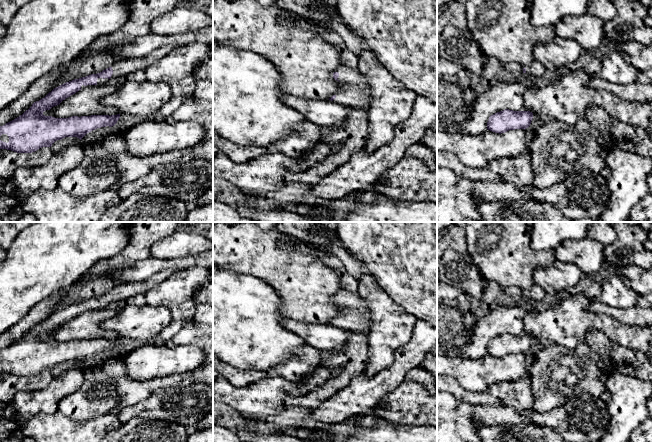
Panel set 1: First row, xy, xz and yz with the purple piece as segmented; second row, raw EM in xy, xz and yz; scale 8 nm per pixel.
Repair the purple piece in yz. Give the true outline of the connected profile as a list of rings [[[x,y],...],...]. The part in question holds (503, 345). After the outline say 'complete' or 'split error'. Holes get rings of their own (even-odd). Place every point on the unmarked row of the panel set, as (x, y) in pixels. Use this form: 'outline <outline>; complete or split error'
outline [[[505,333],[489,341],[487,353],[499,358],[515,353],[525,354],[530,350],[532,343],[533,337],[530,335]]]; complete

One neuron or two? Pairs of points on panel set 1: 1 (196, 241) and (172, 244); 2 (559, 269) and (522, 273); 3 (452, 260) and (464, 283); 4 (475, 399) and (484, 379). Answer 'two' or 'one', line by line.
1: one
2: two
3: one
4: two

